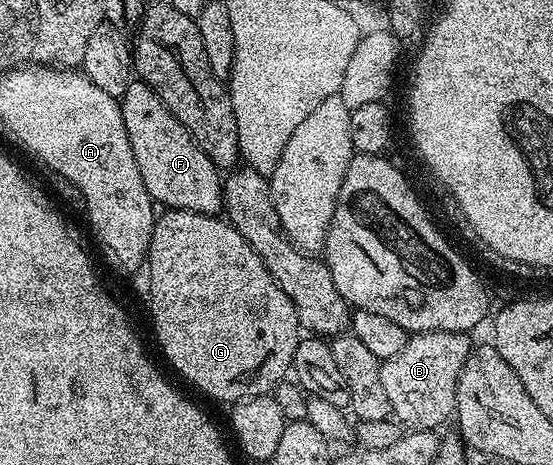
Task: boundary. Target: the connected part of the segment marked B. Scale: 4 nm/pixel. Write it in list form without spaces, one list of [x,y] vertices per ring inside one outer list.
[[[416,333],[408,336],[401,355],[382,362],[381,384],[400,422],[408,421],[415,431],[435,431],[452,420],[459,376],[473,348],[471,339],[465,333]]]

